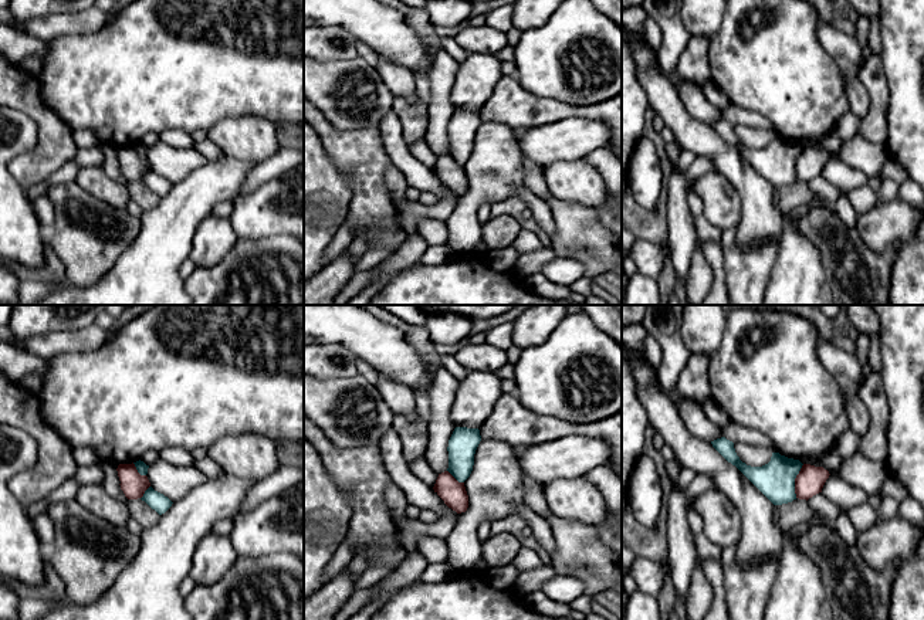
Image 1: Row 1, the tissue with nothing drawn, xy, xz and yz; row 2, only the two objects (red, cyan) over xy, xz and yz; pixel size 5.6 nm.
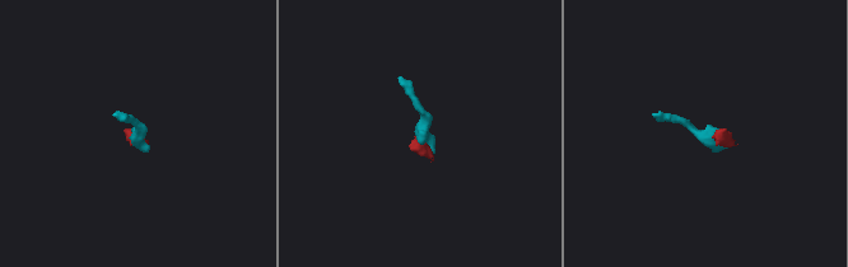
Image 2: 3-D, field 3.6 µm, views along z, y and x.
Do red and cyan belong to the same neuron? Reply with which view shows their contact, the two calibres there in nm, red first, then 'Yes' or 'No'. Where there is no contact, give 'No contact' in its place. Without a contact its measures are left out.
Touches red in yz. Thickness 160 nm (red) against 220 nm. No

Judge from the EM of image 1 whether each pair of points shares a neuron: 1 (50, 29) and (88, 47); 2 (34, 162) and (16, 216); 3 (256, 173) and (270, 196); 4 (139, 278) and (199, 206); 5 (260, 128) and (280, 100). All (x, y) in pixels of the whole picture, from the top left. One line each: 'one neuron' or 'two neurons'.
1: two neurons
2: two neurons
3: two neurons
4: one neuron
5: two neurons

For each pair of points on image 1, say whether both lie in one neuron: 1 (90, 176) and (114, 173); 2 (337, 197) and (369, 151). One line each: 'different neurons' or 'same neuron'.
1: different neurons
2: different neurons

